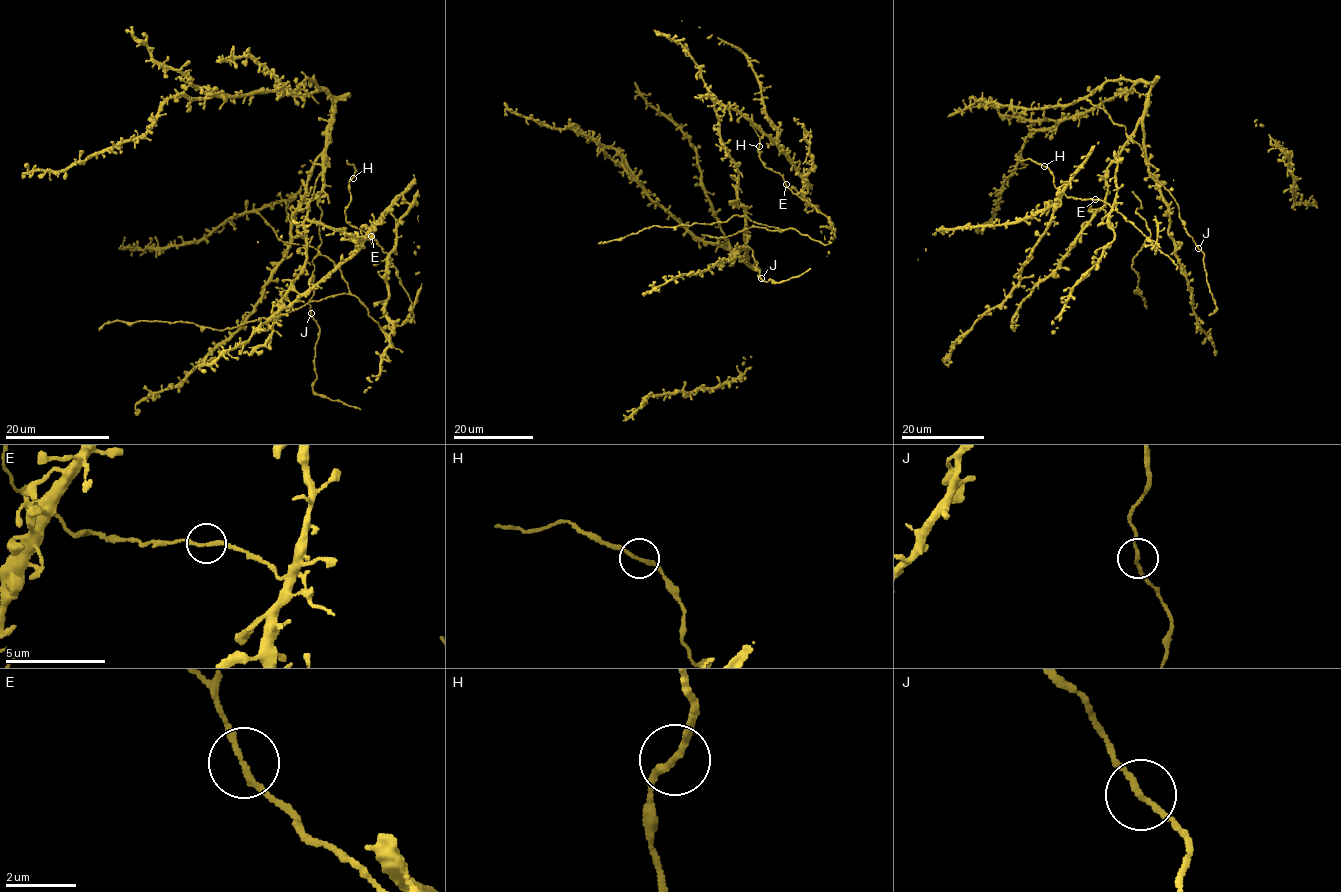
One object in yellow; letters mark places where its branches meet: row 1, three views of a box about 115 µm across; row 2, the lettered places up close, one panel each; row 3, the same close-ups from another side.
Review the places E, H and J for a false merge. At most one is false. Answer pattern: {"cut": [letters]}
{"cut": []}

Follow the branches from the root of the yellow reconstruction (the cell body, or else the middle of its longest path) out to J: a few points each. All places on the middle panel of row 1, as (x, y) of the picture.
J: (735, 201), (745, 210), (748, 241), (743, 245), (753, 250), (761, 278)

